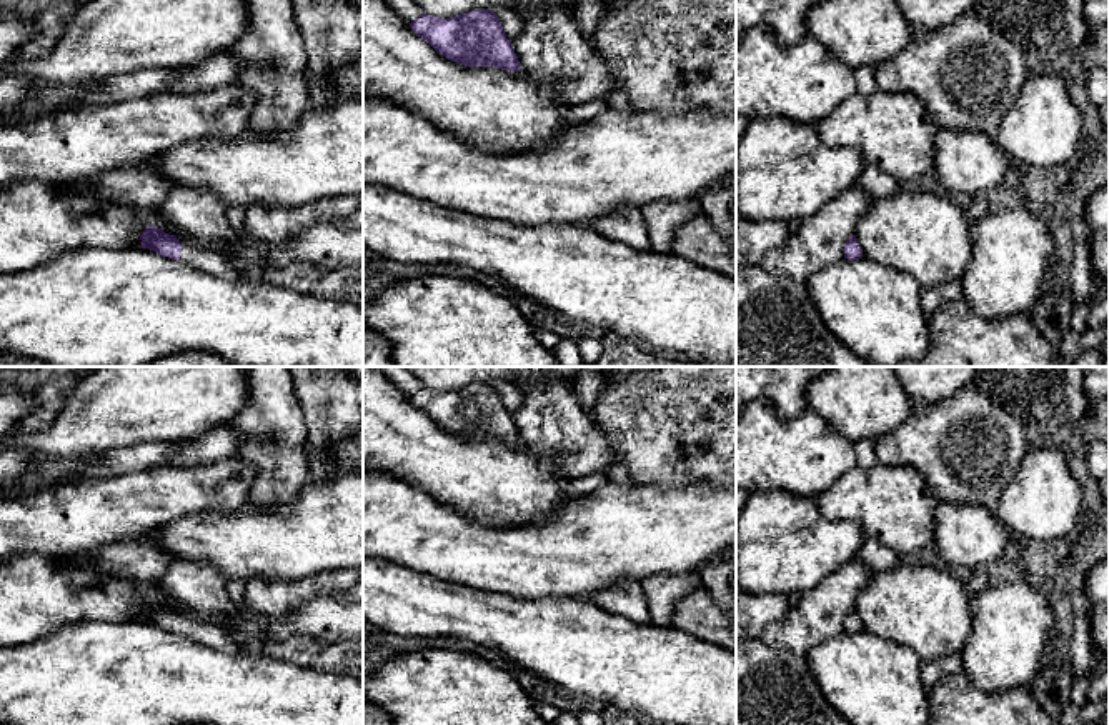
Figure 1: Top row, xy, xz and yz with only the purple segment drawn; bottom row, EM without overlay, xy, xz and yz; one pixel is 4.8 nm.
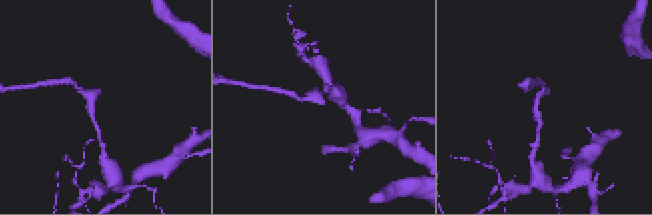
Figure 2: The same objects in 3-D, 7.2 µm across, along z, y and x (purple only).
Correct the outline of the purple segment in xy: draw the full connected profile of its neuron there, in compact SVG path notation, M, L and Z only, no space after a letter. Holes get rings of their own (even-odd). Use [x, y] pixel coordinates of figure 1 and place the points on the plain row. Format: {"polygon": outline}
{"polygon": "M147 600L140 608L142 622L150 622L172 633L180 633L198 643L220 650L230 655L243 655L243 645L231 640L230 633L223 627L200 623L178 613L175 608L165 607L163 602Z"}

